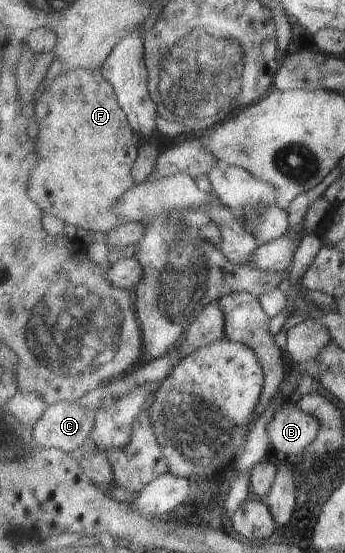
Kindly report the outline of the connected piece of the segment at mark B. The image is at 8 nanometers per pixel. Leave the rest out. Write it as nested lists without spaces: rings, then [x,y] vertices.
[[[288,398],[268,424],[271,451],[286,458],[307,452],[320,428],[318,418],[302,409],[297,399]]]

